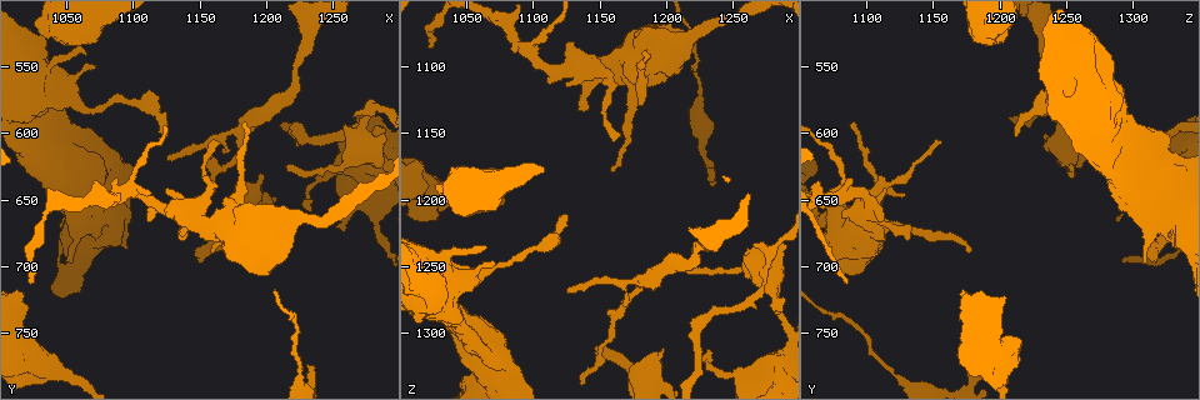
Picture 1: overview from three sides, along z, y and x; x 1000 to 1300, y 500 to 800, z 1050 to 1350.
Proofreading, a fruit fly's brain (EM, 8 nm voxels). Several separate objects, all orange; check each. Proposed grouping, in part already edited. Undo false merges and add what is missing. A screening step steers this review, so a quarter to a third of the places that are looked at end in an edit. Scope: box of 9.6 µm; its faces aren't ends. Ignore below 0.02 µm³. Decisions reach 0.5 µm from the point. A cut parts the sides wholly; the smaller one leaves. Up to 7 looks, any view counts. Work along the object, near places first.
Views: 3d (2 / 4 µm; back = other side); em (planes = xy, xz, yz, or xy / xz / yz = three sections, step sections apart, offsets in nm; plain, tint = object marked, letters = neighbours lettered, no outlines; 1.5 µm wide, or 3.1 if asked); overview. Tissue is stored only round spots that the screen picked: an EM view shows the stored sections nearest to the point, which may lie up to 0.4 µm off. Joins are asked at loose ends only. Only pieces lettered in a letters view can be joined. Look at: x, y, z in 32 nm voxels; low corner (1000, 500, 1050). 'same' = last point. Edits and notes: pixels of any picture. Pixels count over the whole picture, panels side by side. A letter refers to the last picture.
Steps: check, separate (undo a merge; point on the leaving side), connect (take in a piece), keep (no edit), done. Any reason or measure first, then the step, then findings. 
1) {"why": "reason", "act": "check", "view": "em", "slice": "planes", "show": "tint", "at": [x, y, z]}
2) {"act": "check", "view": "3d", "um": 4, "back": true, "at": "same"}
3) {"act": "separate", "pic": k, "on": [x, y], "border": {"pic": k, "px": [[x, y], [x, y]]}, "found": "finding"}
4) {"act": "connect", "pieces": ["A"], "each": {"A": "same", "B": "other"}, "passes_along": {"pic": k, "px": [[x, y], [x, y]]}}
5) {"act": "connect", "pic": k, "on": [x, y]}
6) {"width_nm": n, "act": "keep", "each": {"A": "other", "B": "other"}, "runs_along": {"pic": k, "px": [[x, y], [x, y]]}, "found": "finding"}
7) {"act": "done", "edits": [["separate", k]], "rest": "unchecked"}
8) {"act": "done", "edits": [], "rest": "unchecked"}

{"why": "free end", "act": "check", "view": "3d", "um": 4, "at": [1124, 618, 1266]}

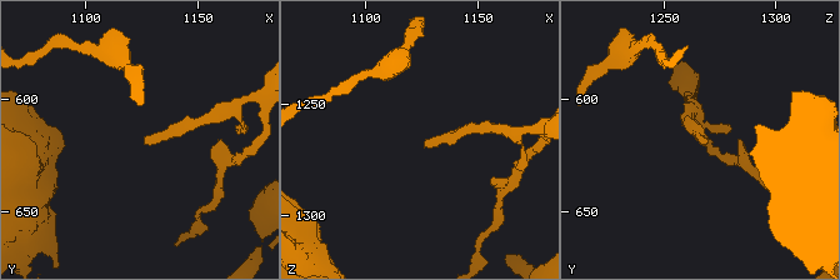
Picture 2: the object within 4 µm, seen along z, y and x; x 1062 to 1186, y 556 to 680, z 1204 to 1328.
{"why": "need the tissue", "act": "check", "view": "em", "slice": "planes", "show": "letters", "at": [1125, 620, 1267]}

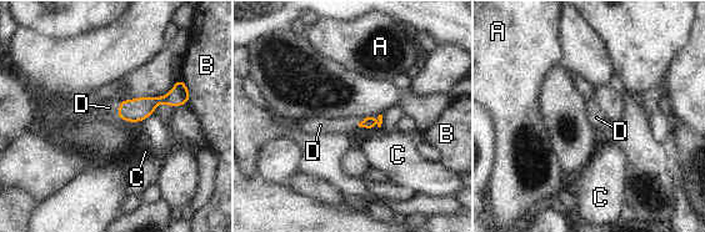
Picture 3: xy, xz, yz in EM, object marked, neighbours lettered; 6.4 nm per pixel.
{"act": "connect", "pieces": ["D"], "each": {"A": "other", "B": "other", "C": "other", "D": "same"}, "passes_along": {"pic": 3, "px": [[139, 109], [118, 112], [109, 107]]}, "found": "the neuron continues"}

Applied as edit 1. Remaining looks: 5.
{"why": "branch stops here", "act": "check", "view": "3d", "um": 2, "at": [1146, 692, 1308]}

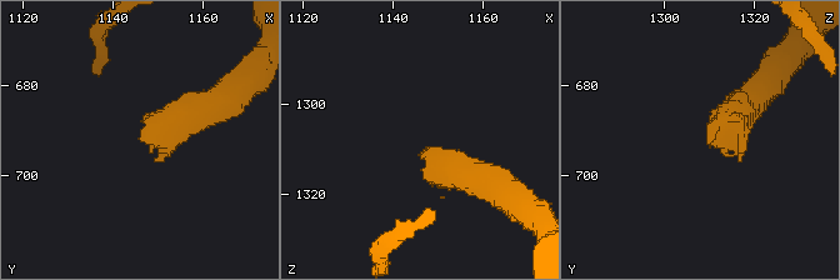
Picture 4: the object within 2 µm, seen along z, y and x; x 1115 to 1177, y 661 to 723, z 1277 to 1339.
{"act": "check", "view": "em", "slice": "planes", "show": "letters", "at": [1146, 691, 1310]}

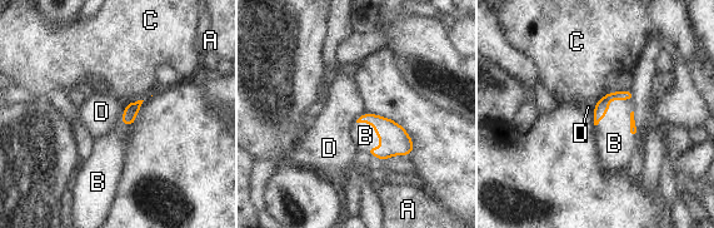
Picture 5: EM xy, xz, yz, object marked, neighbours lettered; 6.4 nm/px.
{"act": "connect", "pieces": ["B"], "each": {"A": "other", "B": "same", "C": "other", "D": "other"}, "passes_along": {"pic": 5, "px": [[602, 107], [608, 103], [613, 139]]}, "found": "it goes on there"}

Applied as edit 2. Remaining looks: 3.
{"why": "branch stops here", "act": "check", "view": "3d", "um": 2, "at": [1048, 694, 1308]}

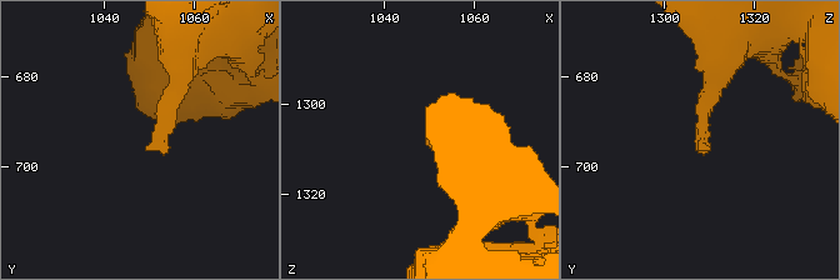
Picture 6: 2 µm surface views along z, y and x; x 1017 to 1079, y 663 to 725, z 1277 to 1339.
{"why": "need the tissue", "act": "check", "view": "em", "slice": "xy", "step": 8, "show": "tint", "at": [1048, 696, 1309]}

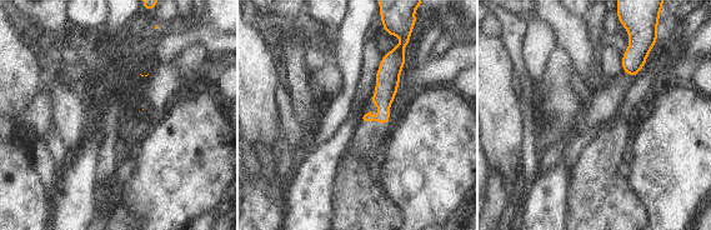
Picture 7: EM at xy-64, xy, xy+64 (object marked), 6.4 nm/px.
{"act": "check", "view": "em", "slice": "planes", "show": "letters", "at": "same"}

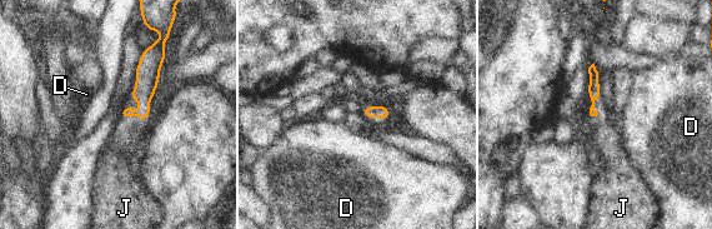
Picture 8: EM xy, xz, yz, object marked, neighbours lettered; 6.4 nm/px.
{"act": "connect", "pieces": ["J"], "each": {"D": "other", "J": "same"}, "passes_along": {"pic": 8, "px": [[146, 79], [145, 118], [121, 139]]}, "found": "it goes on there"}

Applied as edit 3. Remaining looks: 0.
{"act": "done", "edits": [["connect", 3], ["connect", 5], ["connect", 8]], "rest": "unchecked"}

